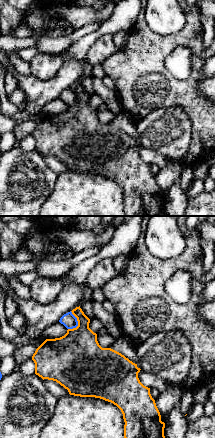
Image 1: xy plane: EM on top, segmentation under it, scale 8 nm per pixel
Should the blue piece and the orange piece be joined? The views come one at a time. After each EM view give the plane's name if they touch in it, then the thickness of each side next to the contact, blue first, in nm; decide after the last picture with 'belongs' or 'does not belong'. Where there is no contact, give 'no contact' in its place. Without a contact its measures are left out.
contact in xy; calibres 110 and 380 nm

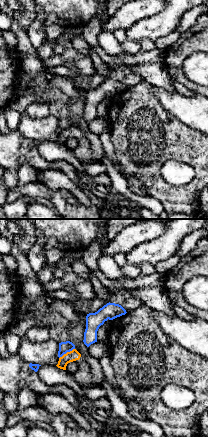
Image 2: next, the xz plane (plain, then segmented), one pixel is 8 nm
contact in xz; calibres 90 and 90 nm

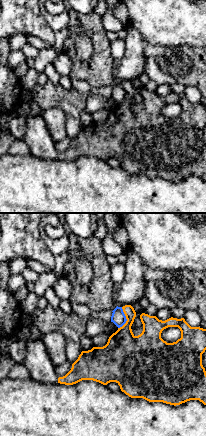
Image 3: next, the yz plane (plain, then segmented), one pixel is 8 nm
contact in yz; calibres 120 and 280 nm

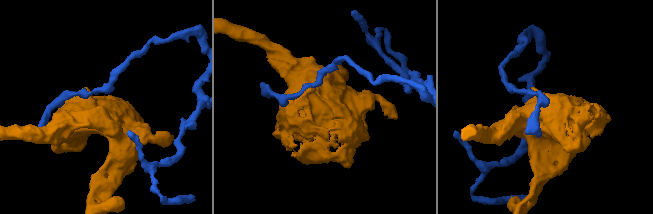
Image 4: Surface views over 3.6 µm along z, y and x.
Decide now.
does not belong

